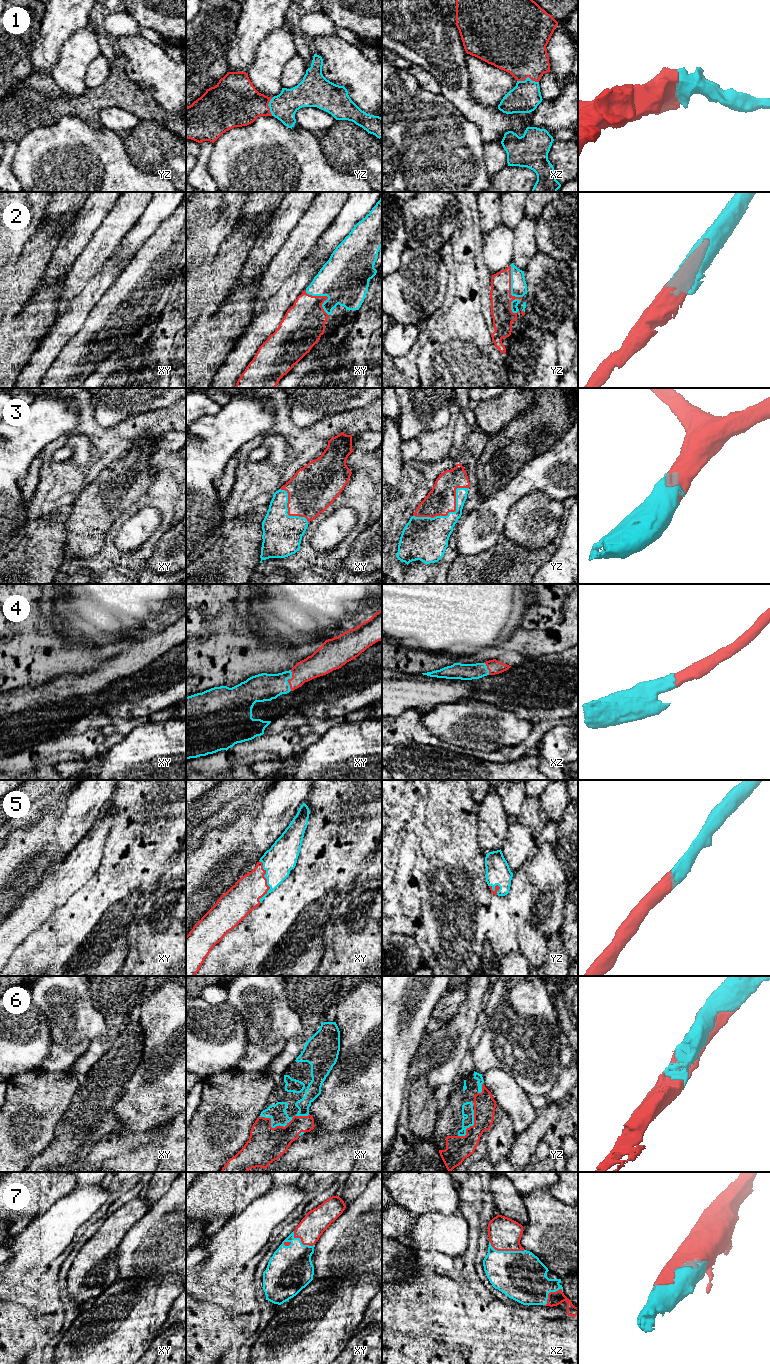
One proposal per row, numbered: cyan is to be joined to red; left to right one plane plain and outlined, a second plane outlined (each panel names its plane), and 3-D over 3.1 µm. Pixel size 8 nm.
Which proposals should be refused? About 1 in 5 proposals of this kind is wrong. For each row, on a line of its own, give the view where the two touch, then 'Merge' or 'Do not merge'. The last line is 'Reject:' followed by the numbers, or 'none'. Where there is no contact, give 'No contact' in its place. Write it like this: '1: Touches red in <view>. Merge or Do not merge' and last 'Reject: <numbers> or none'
1: Touches red in xz. Merge
2: Touches red in yz. Merge
3: Touches red in yz. Merge
4: Touches red in xy. Merge
5: Touches red in xy. Merge
6: Touches red in xy. Merge
7: Touches red in xz. Merge
Reject: none

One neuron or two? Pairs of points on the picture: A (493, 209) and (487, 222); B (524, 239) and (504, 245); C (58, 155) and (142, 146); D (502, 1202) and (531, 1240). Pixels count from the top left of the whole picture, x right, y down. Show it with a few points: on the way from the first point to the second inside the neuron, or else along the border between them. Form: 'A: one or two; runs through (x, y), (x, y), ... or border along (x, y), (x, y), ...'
A: one; runs through (490, 212), (489, 219)
B: two; border along (514, 230), (512, 262)
C: two; border along (122, 141), (125, 152), (138, 167)
D: two; border along (523, 1202), (526, 1208), (527, 1221), (522, 1225)

